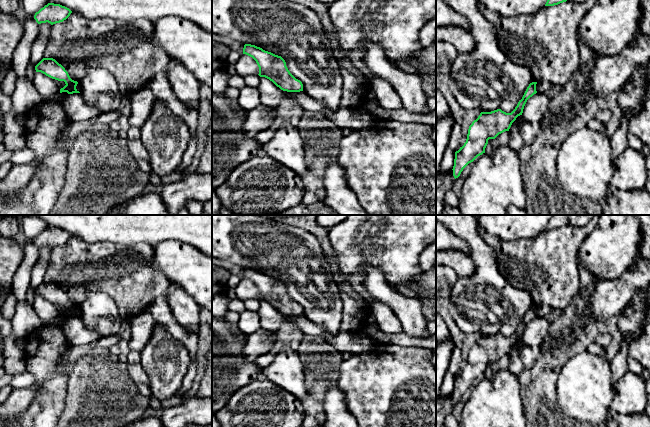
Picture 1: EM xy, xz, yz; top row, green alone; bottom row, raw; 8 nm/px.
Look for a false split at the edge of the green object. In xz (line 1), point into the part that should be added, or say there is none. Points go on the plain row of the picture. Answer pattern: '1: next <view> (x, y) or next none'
1: next none

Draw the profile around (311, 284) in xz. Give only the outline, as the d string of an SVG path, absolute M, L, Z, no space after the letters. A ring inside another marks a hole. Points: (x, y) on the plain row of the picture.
M212 215L212 257L244 268L251 268L281 280L290 297L303 308L303 315L321 326L328 334L338 335L342 320L343 302L340 288L334 279L332 264L323 255L319 240L310 232L280 220L258 215Z

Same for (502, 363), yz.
M505 355L492 364L492 370L493 371L508 370L509 365L510 365L510 356Z

